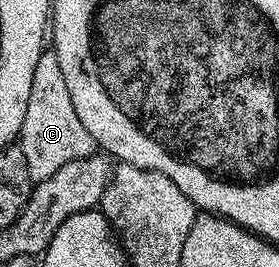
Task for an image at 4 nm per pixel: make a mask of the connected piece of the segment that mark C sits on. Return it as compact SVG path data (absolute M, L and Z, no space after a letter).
M50 48L43 49L40 60L36 60L36 72L32 72L32 92L28 92L28 112L24 112L20 145L24 160L28 160L28 176L34 184L48 180L64 164L72 164L72 160L80 160L96 150L88 128L76 116L64 72L60 72L60 62Z

